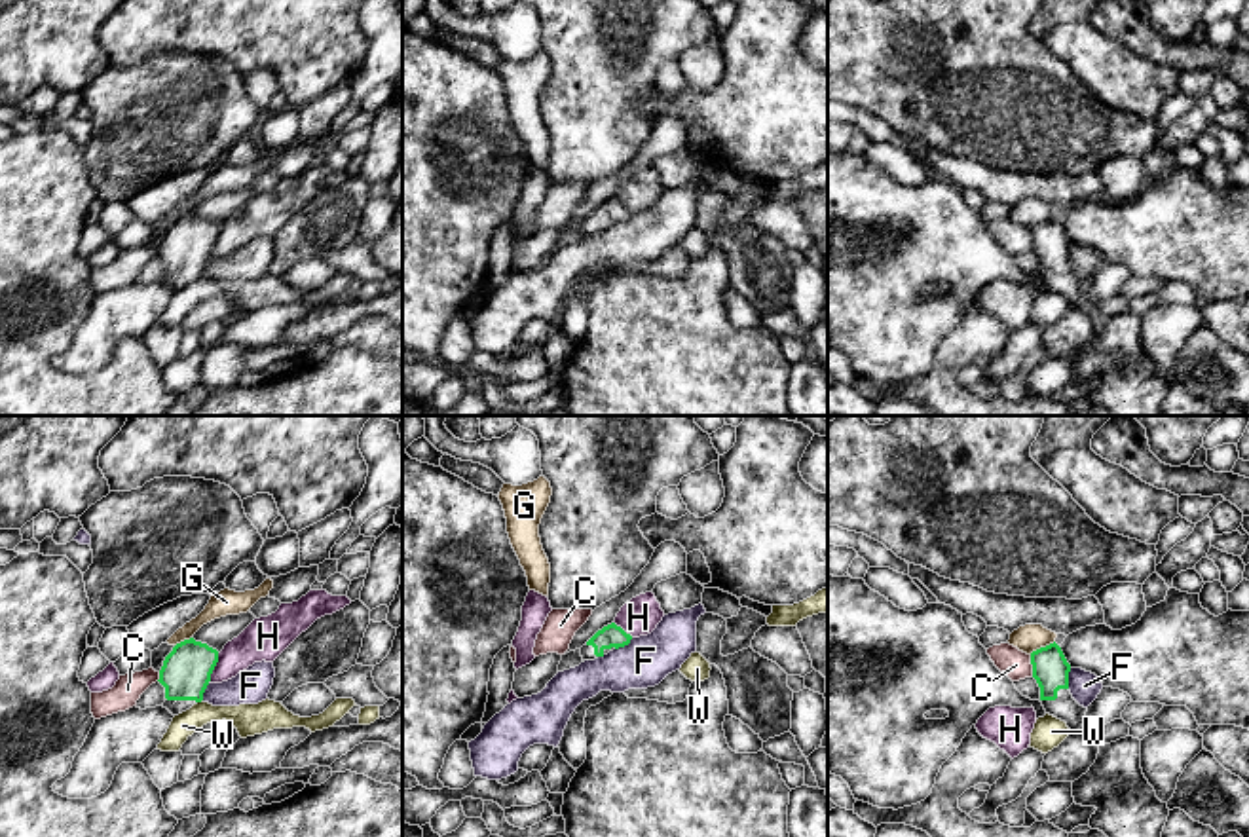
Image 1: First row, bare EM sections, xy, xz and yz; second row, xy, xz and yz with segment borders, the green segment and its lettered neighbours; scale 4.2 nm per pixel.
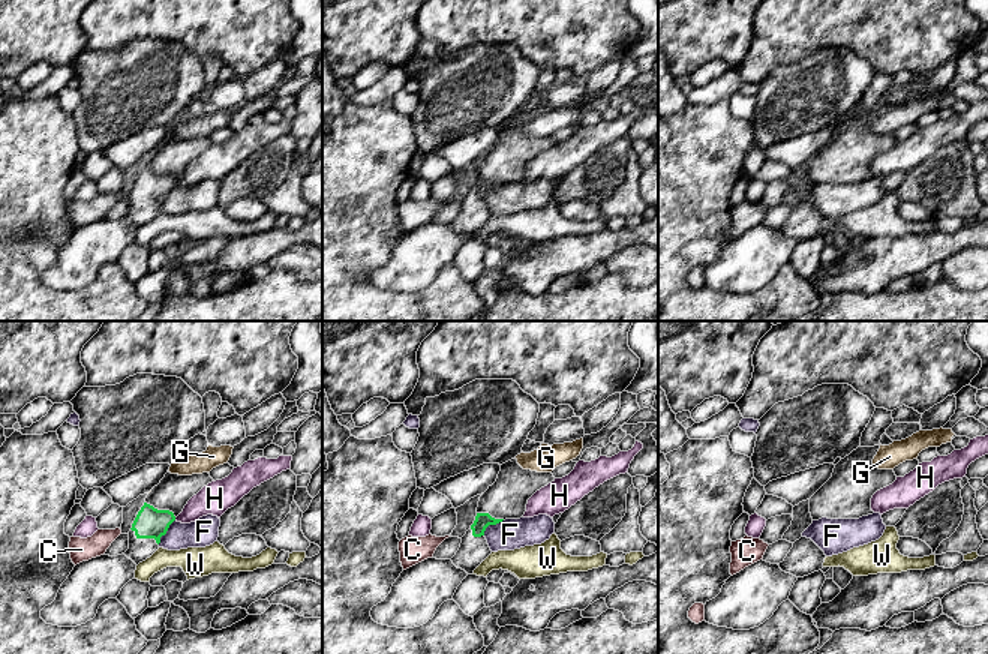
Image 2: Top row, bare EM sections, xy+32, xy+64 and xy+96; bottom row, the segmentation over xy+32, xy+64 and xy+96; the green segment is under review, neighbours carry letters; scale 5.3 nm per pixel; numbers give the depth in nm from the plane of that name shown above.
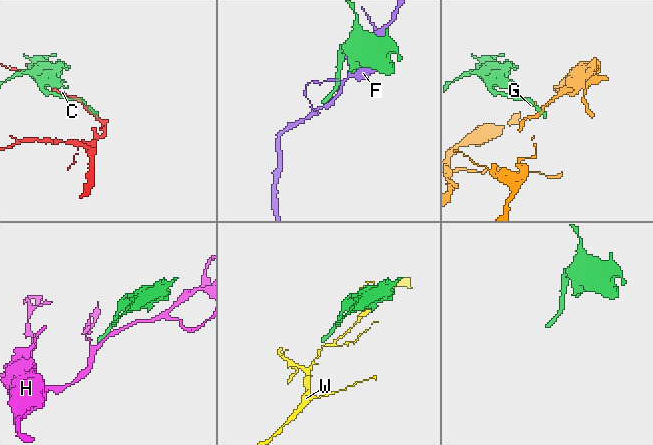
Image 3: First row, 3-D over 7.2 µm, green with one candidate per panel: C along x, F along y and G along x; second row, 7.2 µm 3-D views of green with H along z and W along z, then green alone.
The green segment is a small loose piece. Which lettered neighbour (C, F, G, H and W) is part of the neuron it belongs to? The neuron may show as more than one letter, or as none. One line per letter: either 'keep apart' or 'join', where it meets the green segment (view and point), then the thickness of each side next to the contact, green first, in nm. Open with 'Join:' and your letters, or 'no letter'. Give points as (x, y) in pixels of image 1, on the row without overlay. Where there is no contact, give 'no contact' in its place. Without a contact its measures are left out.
Join: no letter
C: keep apart; contact yz (1031, 238); calibres 160 and 120 nm
F: keep apart; contact yz (1067, 253); calibres 160 and 130 nm
G: keep apart; contact yz (1041, 223); calibres 160 and 120 nm
H: keep apart; contact xy (213, 243); calibres 220 and 180 nm
W: keep apart; contact xy (200, 276); calibres 220 and 140 nm

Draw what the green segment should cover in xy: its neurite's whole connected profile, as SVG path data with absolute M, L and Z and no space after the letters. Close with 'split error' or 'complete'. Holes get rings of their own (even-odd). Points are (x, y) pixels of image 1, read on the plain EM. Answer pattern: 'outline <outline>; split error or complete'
outline M251 186L226 190L203 199L190 214L177 218L159 245L158 256L165 262L161 281L178 290L201 277L218 228L254 194Z; split error

